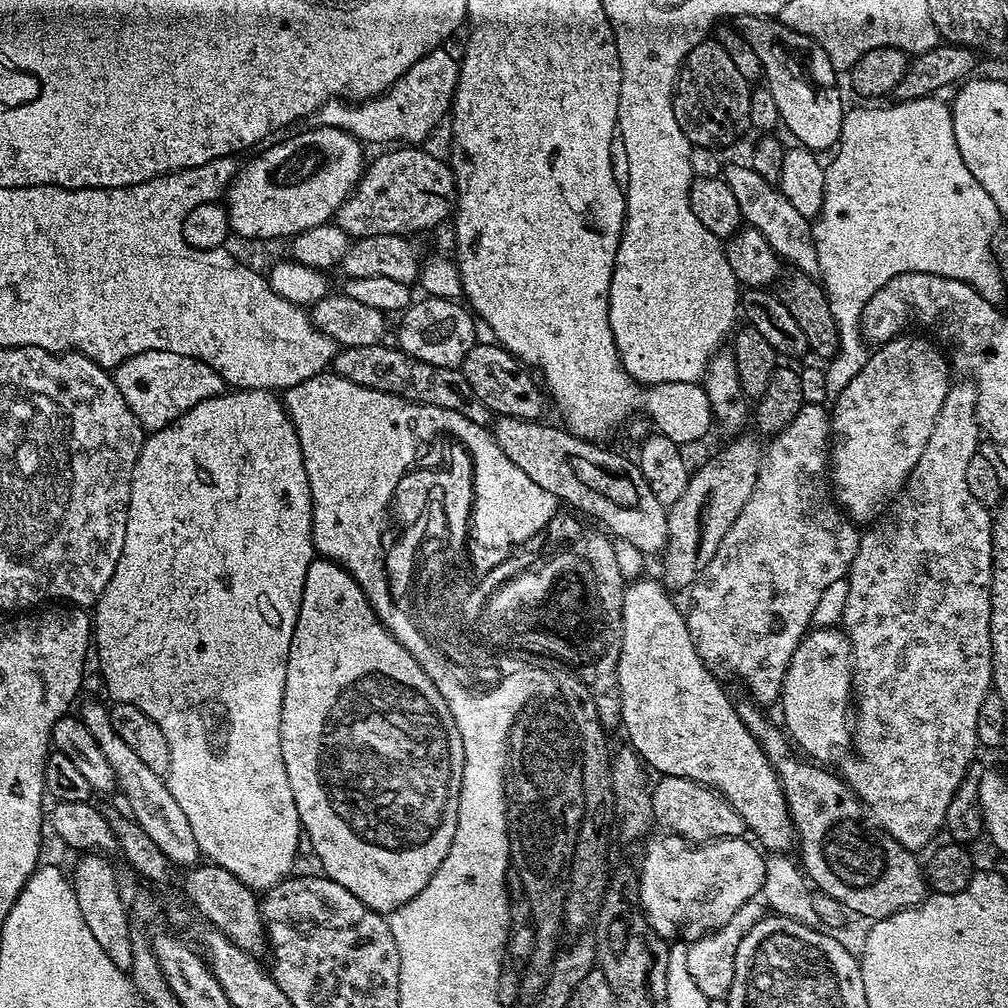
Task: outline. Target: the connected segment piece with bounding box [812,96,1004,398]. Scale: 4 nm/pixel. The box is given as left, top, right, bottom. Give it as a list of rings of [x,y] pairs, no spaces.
[[[936,96],[899,101],[893,105],[886,108],[880,108],[884,106],[860,106],[864,108],[849,109],[844,115],[840,142],[834,149],[836,157],[830,162],[827,161],[824,169],[824,181],[826,182],[824,209],[821,210],[819,216],[815,217],[812,224],[812,237],[814,246],[818,250],[818,266],[820,267],[818,280],[830,302],[830,314],[834,314],[834,322],[838,326],[840,350],[833,359],[827,361],[825,368],[828,369],[824,372],[824,392],[828,398],[842,394],[842,390],[846,390],[846,386],[850,386],[850,381],[862,371],[862,366],[866,366],[870,348],[864,339],[863,332],[860,331],[860,315],[866,302],[870,302],[870,298],[874,298],[874,294],[879,288],[885,288],[895,276],[921,272],[922,274],[938,274],[942,278],[965,280],[967,284],[977,288],[987,300],[991,301],[995,301],[996,295],[1004,288],[1004,280],[1000,277],[1002,269],[994,255],[994,237],[997,235],[996,223],[1001,223],[1002,217],[1000,211],[994,206],[994,198],[990,198],[990,194],[986,194],[986,190],[982,190],[978,178],[974,178],[974,174],[970,174],[970,170],[966,170],[966,162],[962,162],[962,154],[958,154],[958,146],[954,139],[951,107]]]

